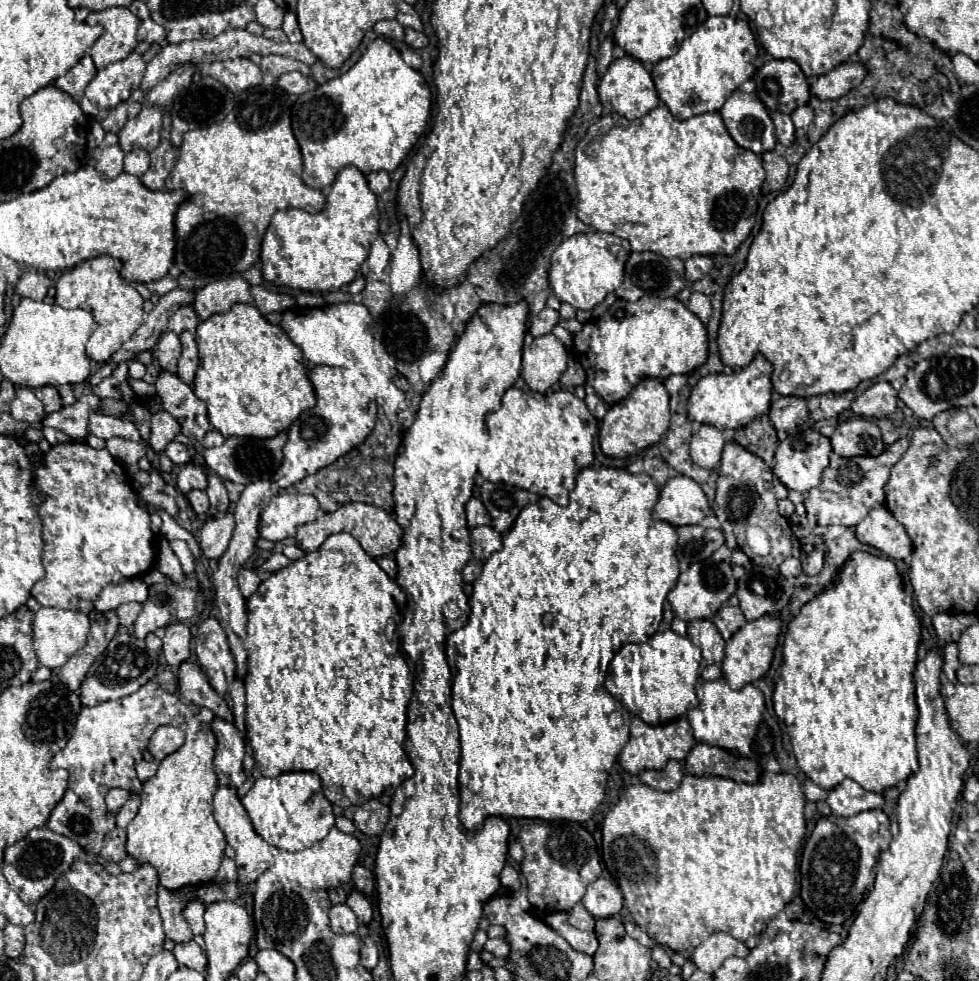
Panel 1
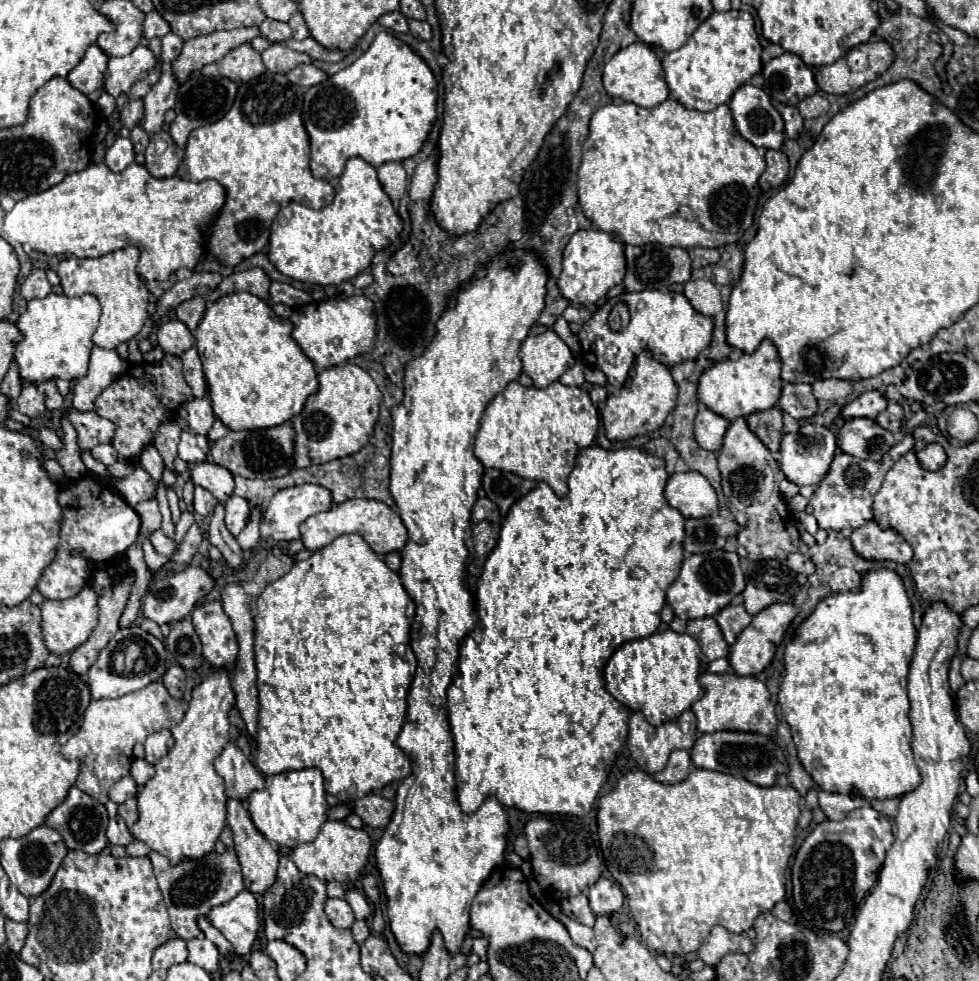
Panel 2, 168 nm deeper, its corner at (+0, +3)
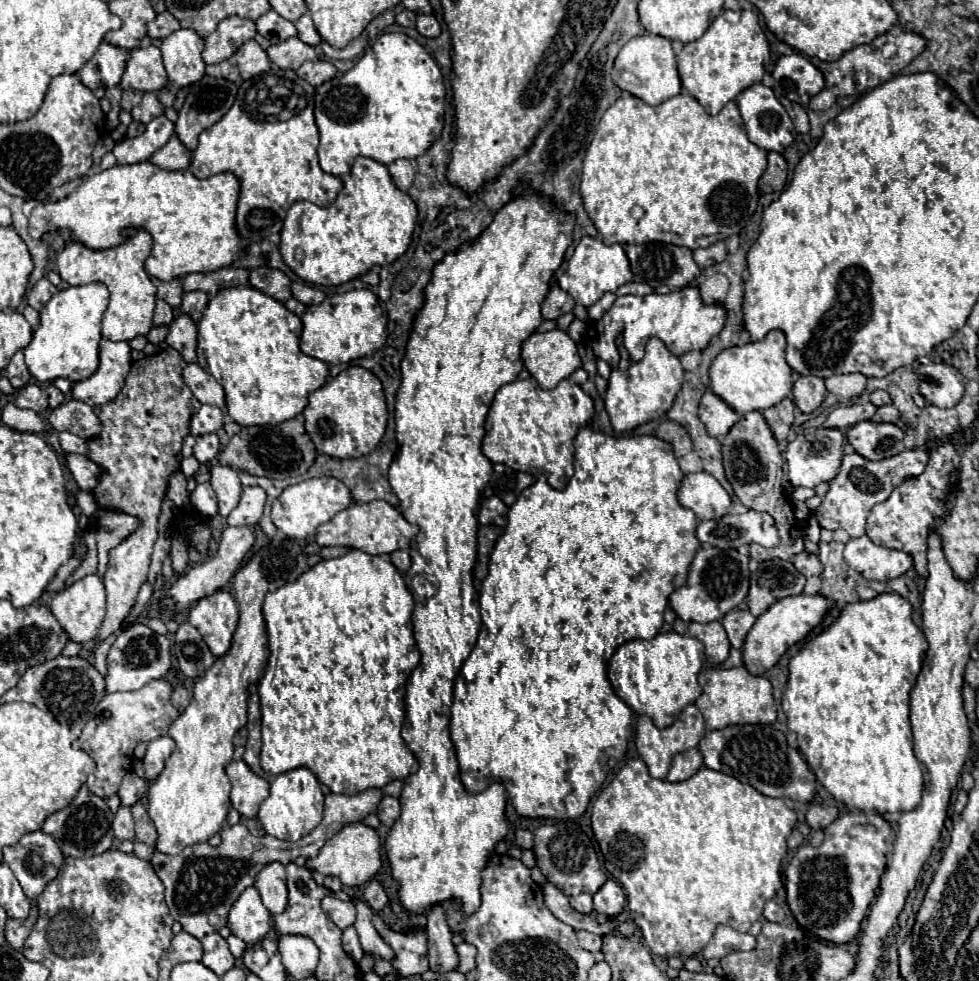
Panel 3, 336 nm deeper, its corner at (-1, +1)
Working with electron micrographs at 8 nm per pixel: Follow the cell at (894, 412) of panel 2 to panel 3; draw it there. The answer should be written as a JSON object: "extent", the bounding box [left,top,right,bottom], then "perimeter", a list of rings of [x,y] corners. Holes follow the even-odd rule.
{"extent":[871,404,899,424],"perimeter":[[[887,404],[887,406],[879,406],[875,416],[871,418],[873,422],[891,422],[891,424],[899,424],[899,412],[893,404]]]}

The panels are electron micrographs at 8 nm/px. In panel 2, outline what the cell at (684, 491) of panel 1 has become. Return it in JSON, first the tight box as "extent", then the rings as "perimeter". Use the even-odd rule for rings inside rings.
{"extent":[664,472,718,518],"perimeter":[[[700,472],[672,474],[666,482],[664,496],[684,518],[704,518],[718,512],[718,498],[710,482]]]}

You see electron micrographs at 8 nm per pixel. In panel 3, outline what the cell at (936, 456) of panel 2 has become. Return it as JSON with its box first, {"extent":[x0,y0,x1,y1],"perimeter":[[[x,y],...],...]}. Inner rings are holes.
{"extent":[815,448,929,538],"perimeter":[[[921,448],[903,450],[901,454],[879,460],[879,462],[871,462],[857,452],[853,452],[849,456],[843,456],[841,470],[829,482],[829,492],[825,494],[819,510],[815,512],[815,516],[819,520],[819,526],[827,528],[827,530],[843,528],[843,530],[849,532],[851,538],[861,538],[865,534],[865,522],[867,522],[867,516],[869,516],[871,508],[875,504],[885,502],[891,496],[893,488],[901,486],[909,478],[919,476],[925,470],[927,460],[929,460],[929,454]]]}

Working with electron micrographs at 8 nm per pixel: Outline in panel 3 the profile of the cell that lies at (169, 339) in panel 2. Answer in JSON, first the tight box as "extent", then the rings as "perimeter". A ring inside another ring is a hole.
{"extent":[165,314,197,362],"perimeter":[[[179,314],[169,326],[165,342],[181,352],[185,362],[197,362],[197,324],[191,320],[191,316]]]}

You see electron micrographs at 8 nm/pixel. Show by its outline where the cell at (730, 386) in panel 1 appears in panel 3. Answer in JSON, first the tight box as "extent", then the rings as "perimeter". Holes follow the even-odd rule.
{"extent":[709,330,793,416],"perimeter":[[[771,330],[759,342],[747,342],[743,346],[725,348],[725,352],[721,352],[713,360],[709,370],[711,390],[721,396],[729,406],[733,406],[735,412],[741,416],[751,410],[765,410],[779,404],[793,390],[793,370],[785,360],[785,348],[787,342],[781,330]]]}

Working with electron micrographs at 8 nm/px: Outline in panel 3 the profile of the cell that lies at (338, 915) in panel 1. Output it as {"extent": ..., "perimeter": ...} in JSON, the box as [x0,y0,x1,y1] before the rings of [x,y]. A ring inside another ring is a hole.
{"extent":[321,896,355,930],"perimeter":[[[327,896],[321,900],[321,908],[341,930],[355,922],[355,906],[351,902],[345,902],[335,896]]]}

